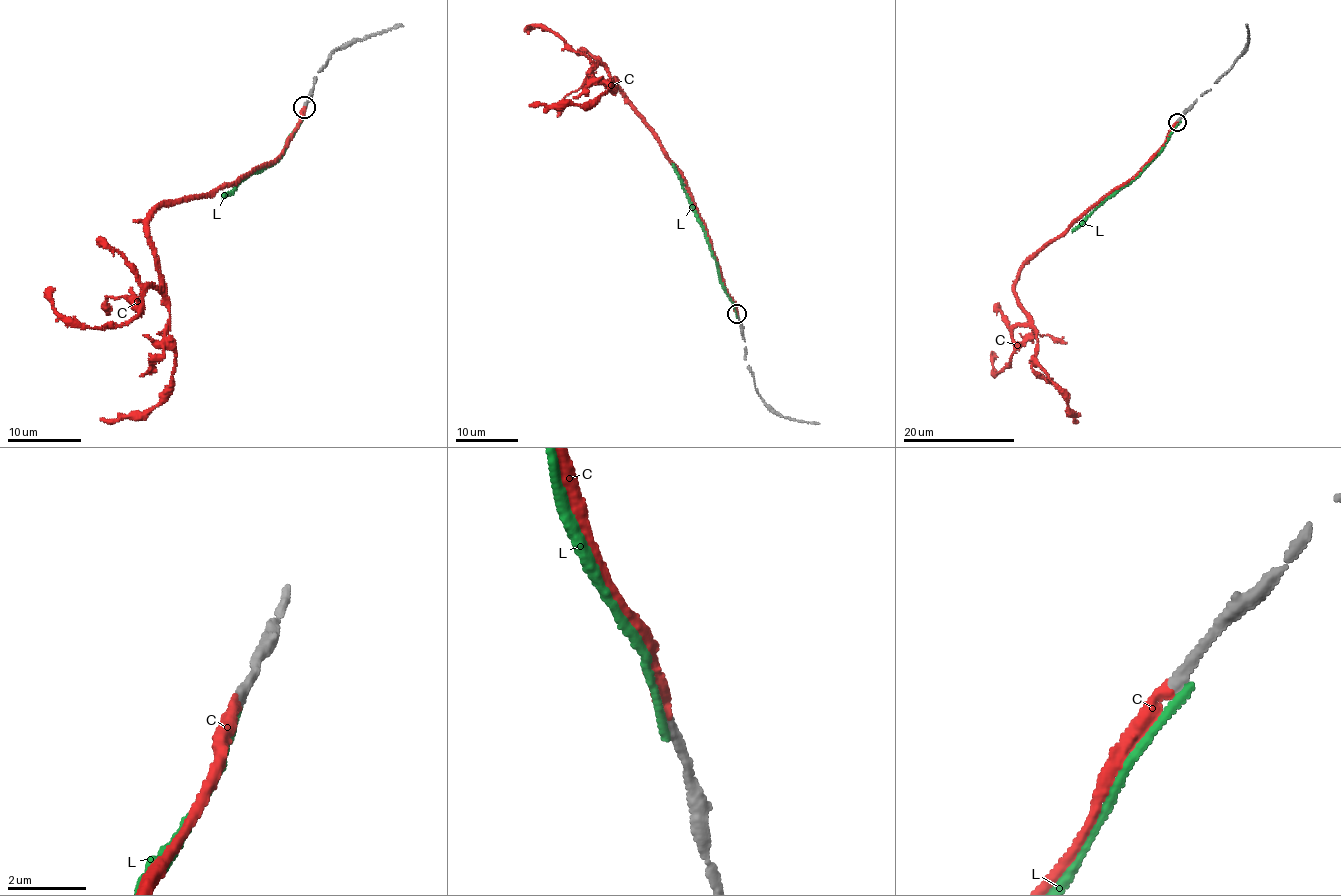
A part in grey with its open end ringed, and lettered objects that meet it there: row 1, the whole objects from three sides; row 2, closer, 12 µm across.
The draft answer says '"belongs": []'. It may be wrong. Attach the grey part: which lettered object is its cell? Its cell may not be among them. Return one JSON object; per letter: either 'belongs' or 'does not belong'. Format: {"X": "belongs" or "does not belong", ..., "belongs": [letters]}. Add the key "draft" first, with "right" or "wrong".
{"draft": "wrong", "C": "belongs", "L": "does not belong", "belongs": ["C"]}

